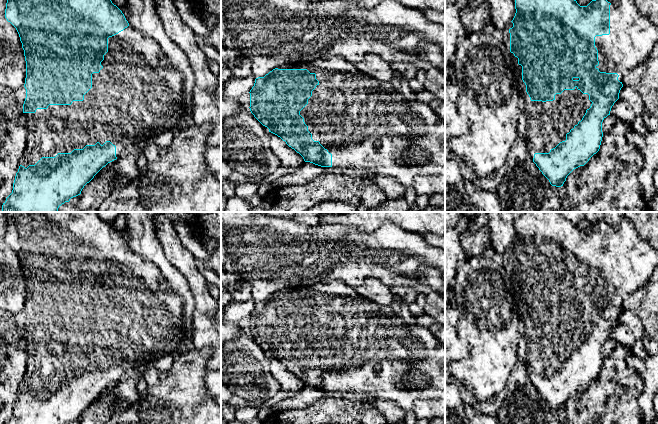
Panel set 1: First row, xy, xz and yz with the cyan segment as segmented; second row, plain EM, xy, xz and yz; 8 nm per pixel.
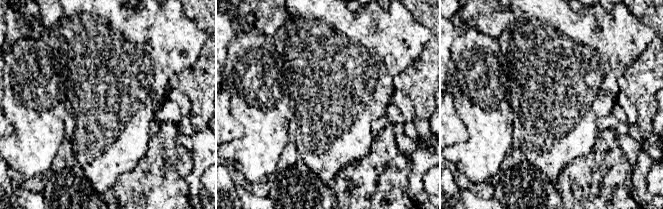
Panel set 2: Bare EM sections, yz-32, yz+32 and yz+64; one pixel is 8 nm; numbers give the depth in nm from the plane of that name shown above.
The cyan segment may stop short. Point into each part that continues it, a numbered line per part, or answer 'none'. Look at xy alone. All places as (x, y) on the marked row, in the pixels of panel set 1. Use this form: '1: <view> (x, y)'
1: xy (133, 97)

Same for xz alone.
1: xz (365, 123)

